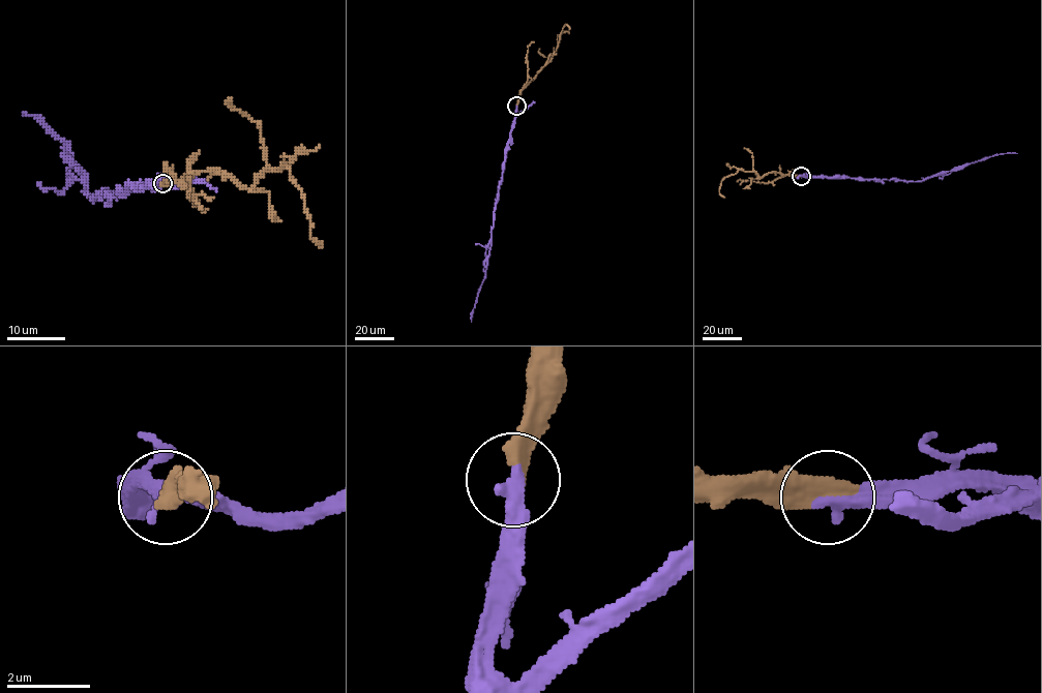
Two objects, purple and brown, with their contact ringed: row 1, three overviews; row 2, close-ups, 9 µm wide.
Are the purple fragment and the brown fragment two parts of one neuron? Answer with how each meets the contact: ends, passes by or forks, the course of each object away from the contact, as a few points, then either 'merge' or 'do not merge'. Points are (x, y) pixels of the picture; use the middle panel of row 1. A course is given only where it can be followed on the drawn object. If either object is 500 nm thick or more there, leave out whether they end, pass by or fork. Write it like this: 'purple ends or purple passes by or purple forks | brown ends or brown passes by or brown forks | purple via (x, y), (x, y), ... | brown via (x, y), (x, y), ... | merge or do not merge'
purple ends | brown ends | purple via (516, 104), (494, 211), (487, 265), (472, 322) | brown via (516, 104), (518, 93), (552, 58), (566, 24), (568, 29) | merge

